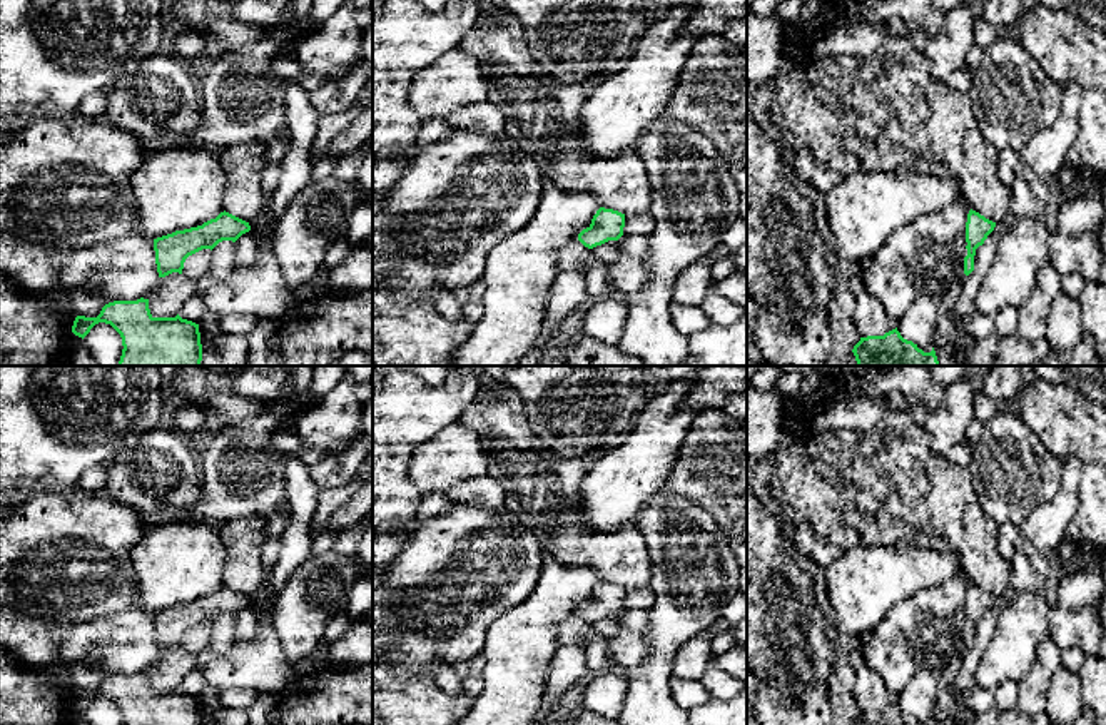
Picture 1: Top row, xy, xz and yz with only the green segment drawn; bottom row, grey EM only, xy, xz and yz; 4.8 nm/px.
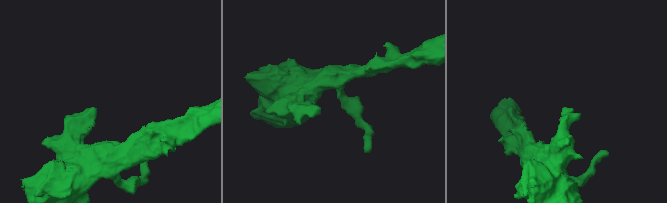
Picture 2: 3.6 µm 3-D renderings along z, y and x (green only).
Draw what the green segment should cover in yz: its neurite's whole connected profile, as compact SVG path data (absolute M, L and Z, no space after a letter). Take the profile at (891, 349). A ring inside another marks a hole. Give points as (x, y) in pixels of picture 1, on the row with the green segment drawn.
M895 329L884 336L867 336L852 349L857 366L939 366L936 351L924 352Z

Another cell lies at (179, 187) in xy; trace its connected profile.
M182 144L147 152L130 177L137 232L157 239L216 219L226 185L227 174L207 149Z

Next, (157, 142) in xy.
M139 137L139 144L145 152L152 152L182 145L184 140L182 137L154 137L154 139Z

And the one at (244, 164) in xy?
M261 142L236 144L224 149L217 157L227 174L224 210L251 222L264 204L266 145Z

